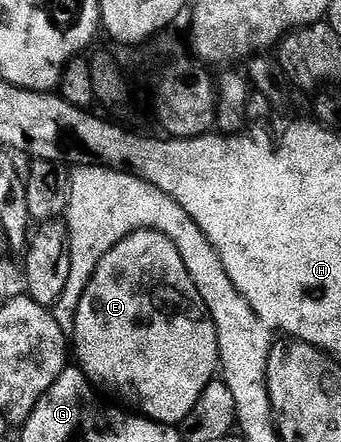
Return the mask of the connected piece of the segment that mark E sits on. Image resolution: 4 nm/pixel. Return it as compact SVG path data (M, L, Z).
M135 231L132 235L127 235L121 243L114 245L114 249L110 249L110 253L106 253L106 257L102 257L102 261L96 266L96 271L92 274L92 278L88 280L76 310L74 359L80 370L88 376L93 384L101 383L106 390L113 391L121 399L121 401L119 400L121 404L129 403L129 405L124 405L131 408L133 412L143 415L146 419L153 419L156 423L179 425L190 413L190 409L194 409L194 401L198 401L198 397L202 397L202 389L206 389L206 385L213 382L215 375L212 374L217 374L220 362L220 346L216 340L214 321L194 285L190 273L186 273L186 265L178 253L178 249L165 235L157 231Z

